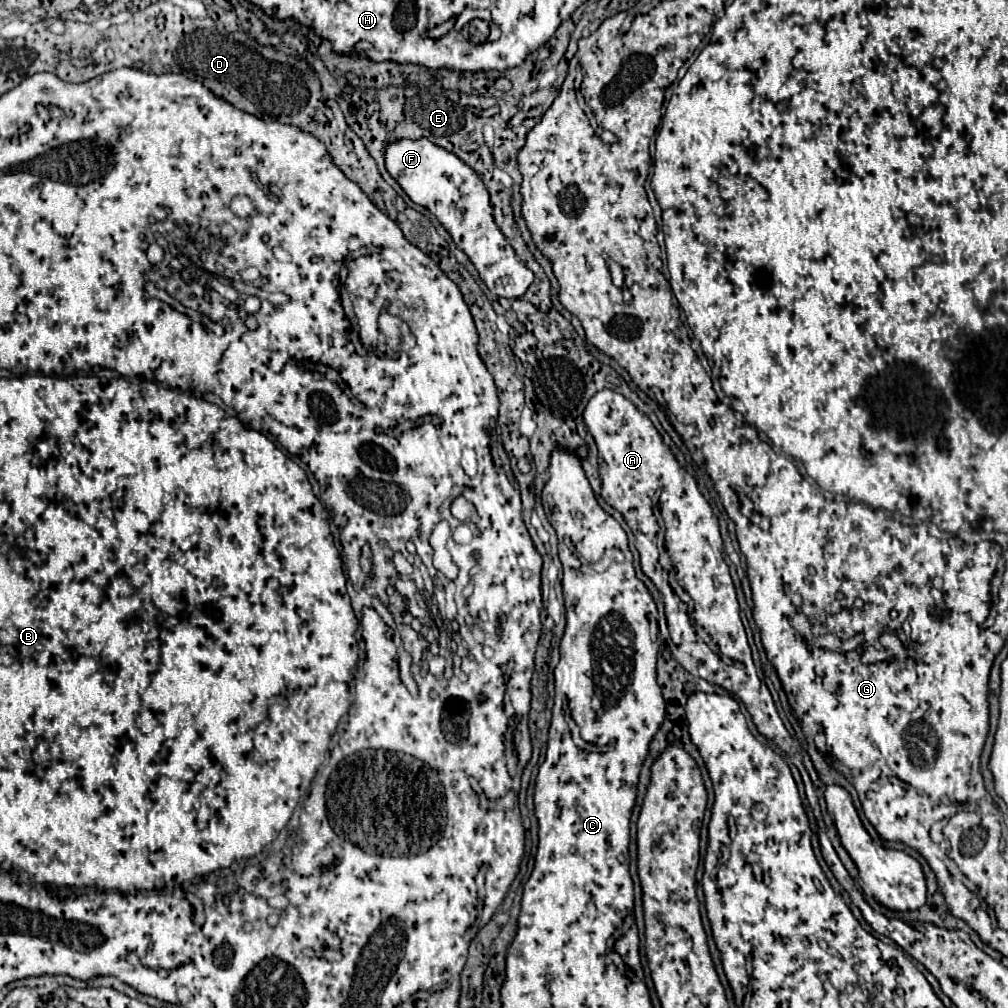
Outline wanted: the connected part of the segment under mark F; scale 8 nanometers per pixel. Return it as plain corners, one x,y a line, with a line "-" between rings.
421,137
385,141
385,167
413,203
427,207
439,219
455,245
467,253
493,295
505,299
519,299
525,295
533,283
533,271
515,255
513,247
497,227
489,193
481,177
467,163

